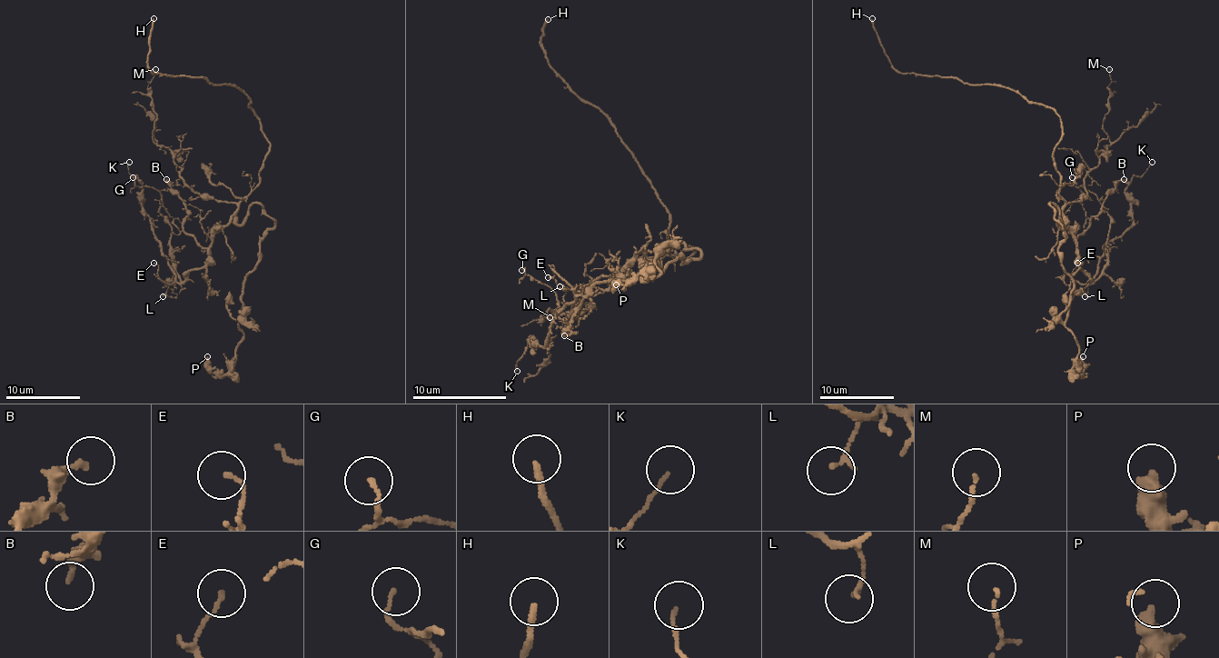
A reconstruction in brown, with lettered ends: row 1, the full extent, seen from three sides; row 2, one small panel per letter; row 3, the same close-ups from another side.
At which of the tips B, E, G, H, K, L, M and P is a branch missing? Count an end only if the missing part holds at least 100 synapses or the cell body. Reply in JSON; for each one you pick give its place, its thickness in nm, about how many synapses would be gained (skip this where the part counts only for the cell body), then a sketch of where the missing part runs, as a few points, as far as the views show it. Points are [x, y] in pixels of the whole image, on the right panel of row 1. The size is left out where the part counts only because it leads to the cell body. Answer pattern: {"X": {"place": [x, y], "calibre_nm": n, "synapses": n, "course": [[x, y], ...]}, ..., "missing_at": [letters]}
{"H": {"place": [872, 18], "calibre_nm": 190}, "missing_at": ["H"]}

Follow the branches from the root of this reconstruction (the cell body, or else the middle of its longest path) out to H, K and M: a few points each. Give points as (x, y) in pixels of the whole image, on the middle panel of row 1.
H: (681, 254), (693, 249), (683, 258), (669, 244), (669, 214), (634, 153), (548, 62), (540, 45), (548, 19)
K: (681, 254), (660, 261), (639, 254), (618, 277), (597, 282), (552, 319), (543, 347), (533, 338), (517, 371)
M: (681, 254), (662, 256), (627, 282), (585, 286), (566, 314), (550, 319), (550, 310), (540, 317), (550, 317)

